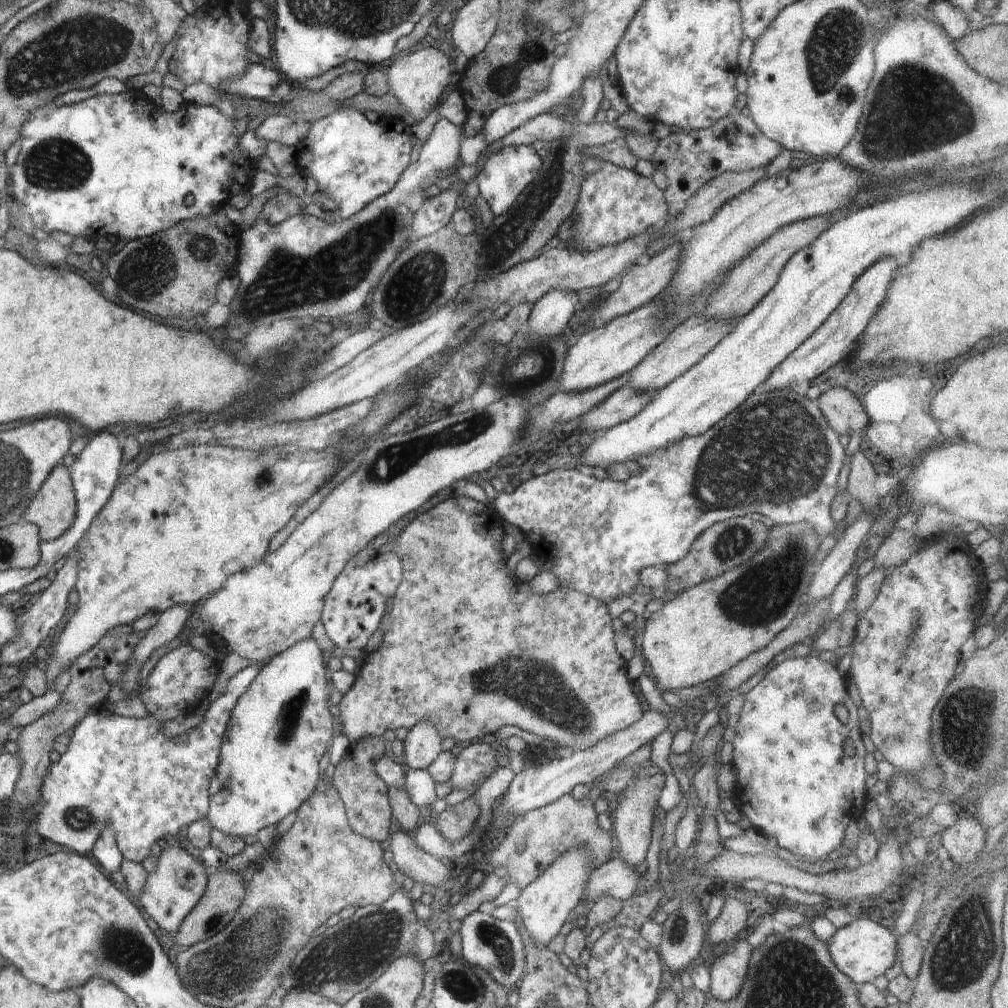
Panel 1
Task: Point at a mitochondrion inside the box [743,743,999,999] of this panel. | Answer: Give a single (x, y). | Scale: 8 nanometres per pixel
(962, 954)

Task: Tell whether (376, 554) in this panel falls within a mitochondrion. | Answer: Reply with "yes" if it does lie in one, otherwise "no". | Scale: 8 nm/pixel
no

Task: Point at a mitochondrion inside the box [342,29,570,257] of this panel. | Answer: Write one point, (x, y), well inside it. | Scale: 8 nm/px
(502, 80)

